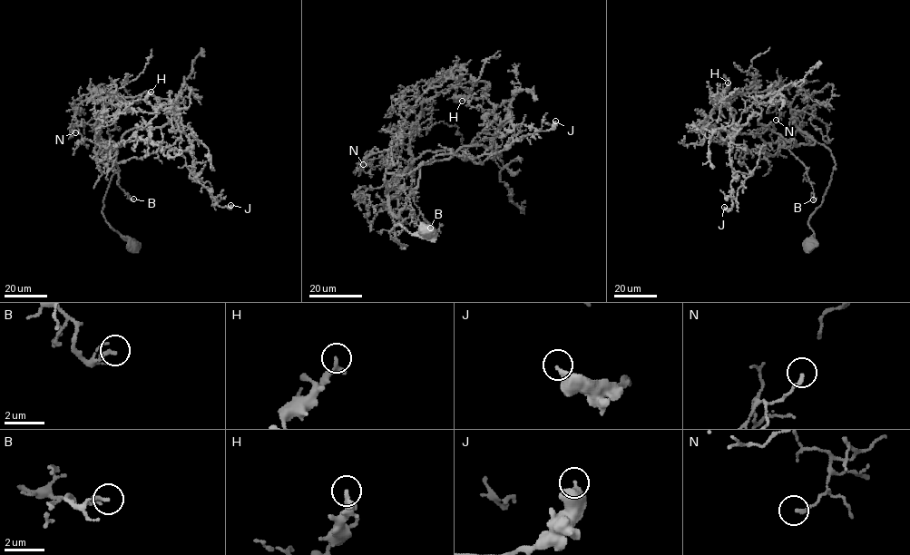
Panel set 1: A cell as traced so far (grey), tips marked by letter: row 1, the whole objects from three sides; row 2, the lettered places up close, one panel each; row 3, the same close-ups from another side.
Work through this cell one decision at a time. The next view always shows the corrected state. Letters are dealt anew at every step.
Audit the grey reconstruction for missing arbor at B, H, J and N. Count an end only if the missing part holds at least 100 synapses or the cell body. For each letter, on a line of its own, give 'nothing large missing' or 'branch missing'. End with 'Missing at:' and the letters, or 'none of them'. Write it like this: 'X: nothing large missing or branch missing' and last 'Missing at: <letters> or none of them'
B: nothing large missing
H: nothing large missing
J: nothing large missing
N: nothing large missing
Missing at: none of them

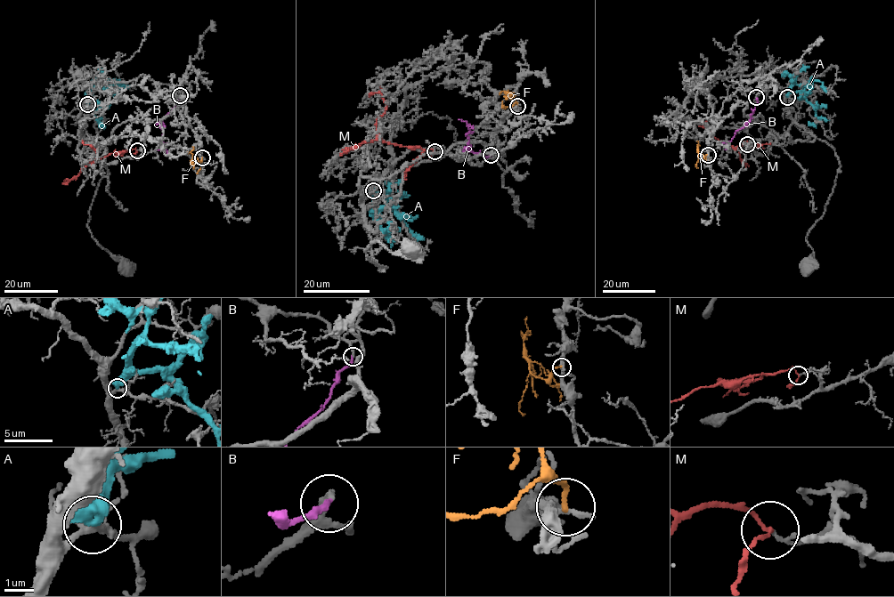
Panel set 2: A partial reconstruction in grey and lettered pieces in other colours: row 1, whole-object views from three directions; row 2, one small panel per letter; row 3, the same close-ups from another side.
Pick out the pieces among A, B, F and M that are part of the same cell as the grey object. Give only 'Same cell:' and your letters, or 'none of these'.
Same cell: B

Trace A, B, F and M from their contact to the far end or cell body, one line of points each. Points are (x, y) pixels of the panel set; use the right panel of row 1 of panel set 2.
A: (787, 96), (793, 84), (808, 84), (813, 80), (821, 81), (826, 91)
B: (756, 97), (757, 104), (750, 119), (729, 141), (720, 142)
F: (708, 155), (700, 157), (698, 151), (702, 162)
M: (747, 143), (746, 141), (733, 148), (722, 143), (703, 125), (708, 119)

